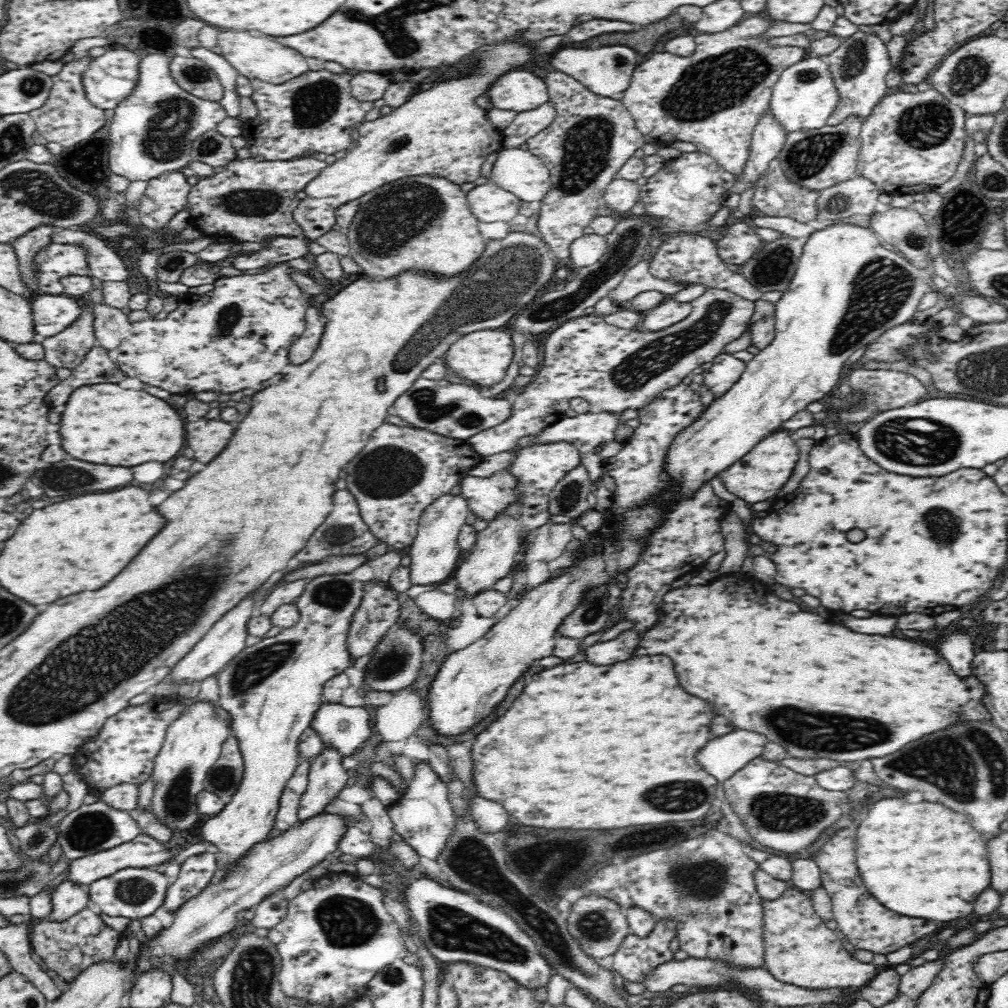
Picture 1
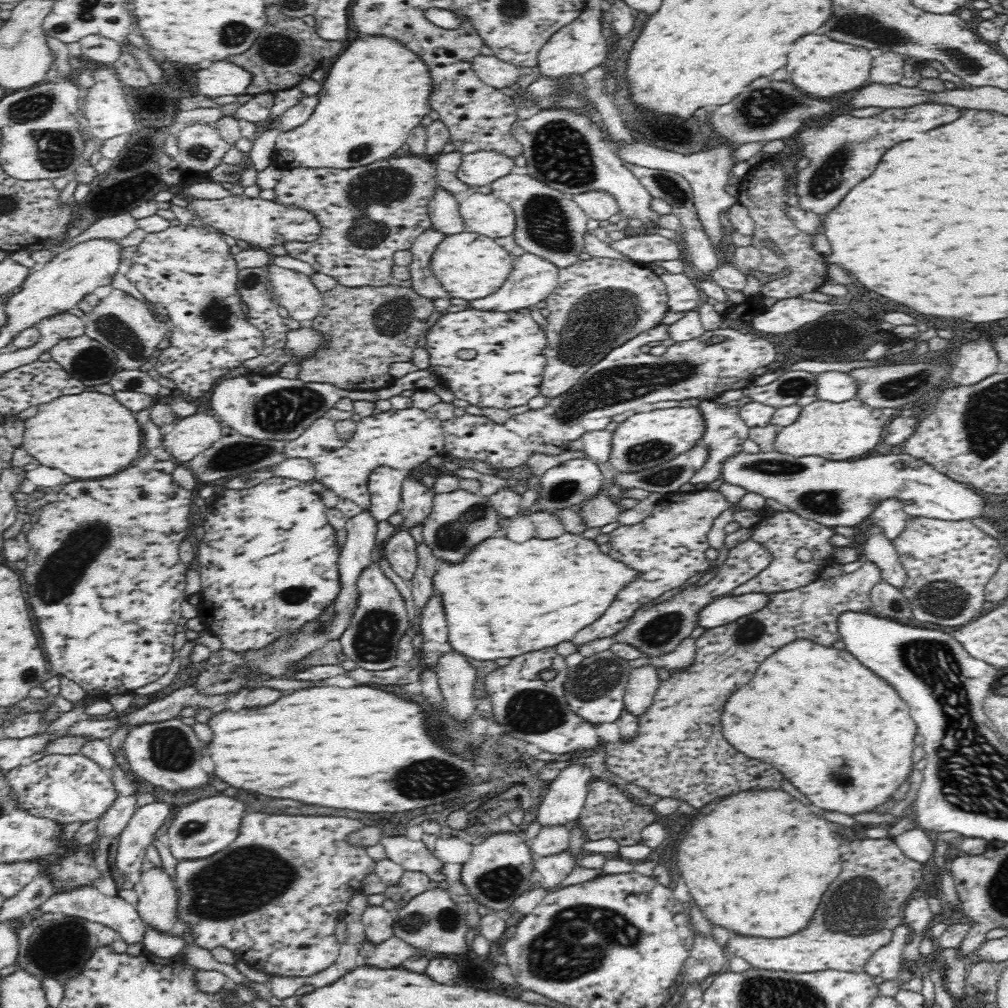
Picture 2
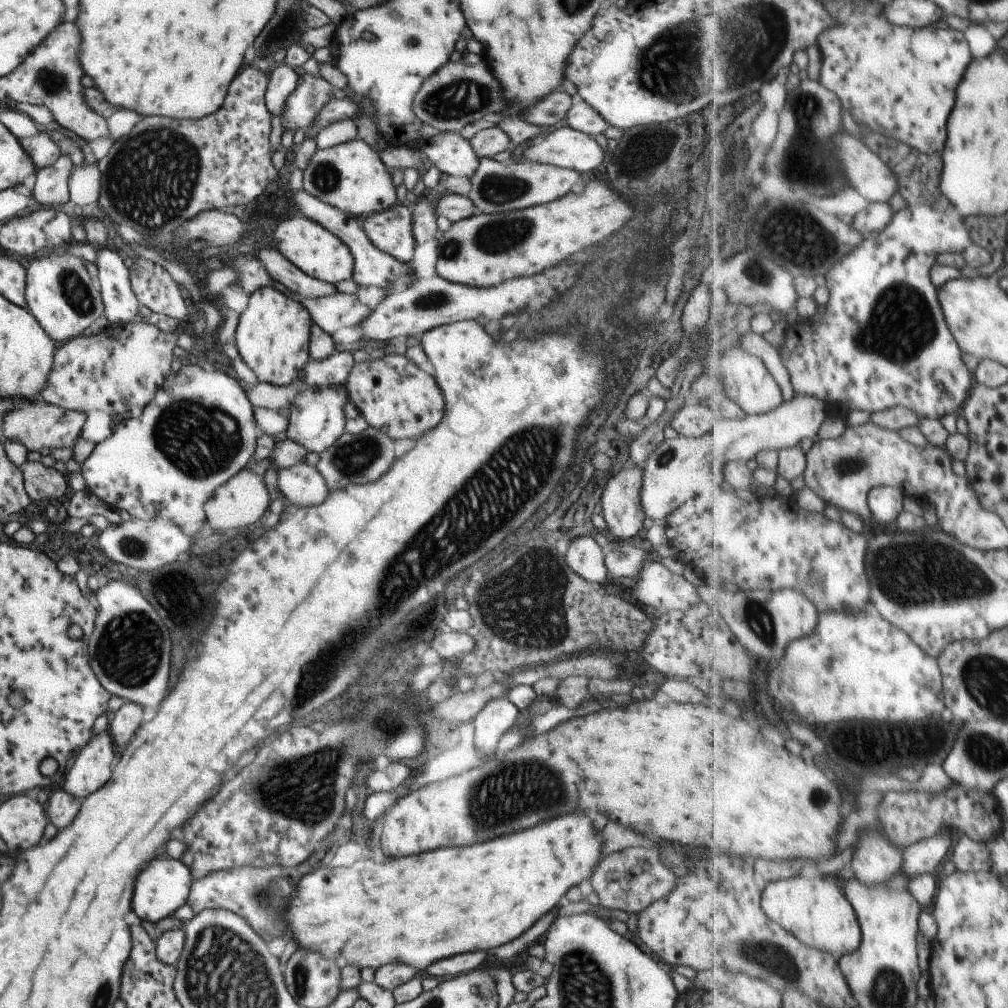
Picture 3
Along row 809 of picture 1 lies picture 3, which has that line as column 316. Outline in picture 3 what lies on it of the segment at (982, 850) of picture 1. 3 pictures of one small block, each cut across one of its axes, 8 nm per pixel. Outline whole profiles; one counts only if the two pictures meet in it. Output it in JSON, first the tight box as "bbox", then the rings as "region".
{"bbox":[287,814,601,971],"region":[[[565,814],[565,816],[557,816],[557,818],[551,818],[551,820],[545,820],[543,824],[537,824],[537,826],[533,826],[533,828],[527,828],[527,830],[519,830],[519,832],[513,832],[513,834],[507,834],[507,836],[499,836],[499,838],[493,838],[493,840],[485,840],[485,842],[479,842],[479,844],[471,844],[471,846],[459,846],[459,848],[443,848],[443,850],[433,850],[433,852],[429,852],[429,854],[417,854],[417,856],[413,856],[413,858],[399,858],[397,859],[387,859],[383,864],[375,864],[373,860],[369,860],[369,856],[367,855],[367,860],[357,860],[355,862],[355,866],[353,868],[319,868],[319,870],[315,870],[315,872],[311,872],[311,874],[305,874],[301,880],[299,880],[299,884],[297,884],[297,898],[293,898],[293,902],[289,904],[289,910],[287,910],[287,922],[289,922],[289,928],[291,928],[291,932],[293,932],[293,938],[301,944],[301,946],[305,946],[305,948],[311,948],[311,950],[317,950],[321,956],[329,956],[329,958],[335,958],[337,960],[337,964],[341,966],[341,964],[357,964],[359,968],[363,968],[363,966],[369,966],[369,968],[374,968],[377,970],[379,966],[383,966],[383,964],[391,964],[391,962],[403,962],[403,964],[411,964],[413,969],[419,971],[424,970],[427,964],[431,964],[431,962],[435,962],[435,960],[439,960],[439,958],[445,958],[445,956],[451,956],[451,954],[461,954],[461,952],[475,952],[475,950],[491,950],[491,948],[497,948],[497,946],[503,946],[503,944],[507,944],[507,942],[511,942],[511,940],[515,940],[515,938],[519,938],[529,926],[533,926],[543,914],[547,914],[547,912],[551,912],[557,904],[559,904],[559,900],[563,898],[563,894],[571,888],[571,886],[575,886],[575,884],[579,884],[579,882],[583,882],[583,880],[589,880],[593,875],[593,872],[598,864],[598,860],[601,856],[601,834],[595,830],[595,826],[591,824],[591,820],[589,820],[589,816],[585,816],[585,814]]]}

